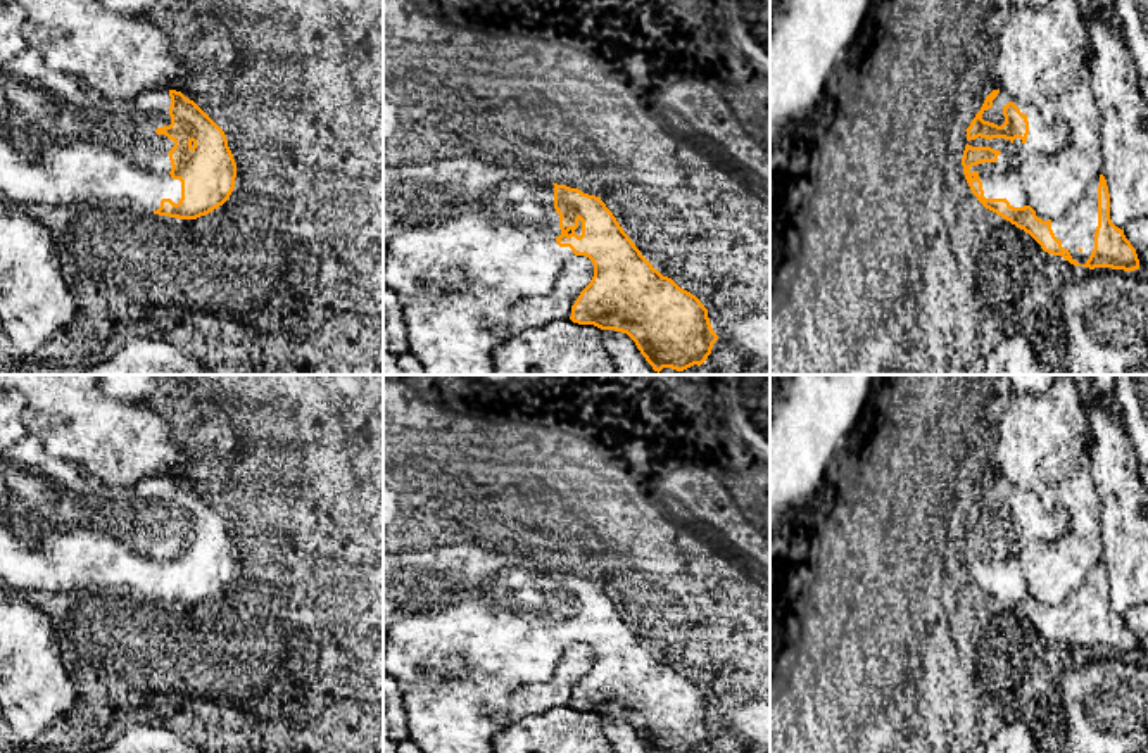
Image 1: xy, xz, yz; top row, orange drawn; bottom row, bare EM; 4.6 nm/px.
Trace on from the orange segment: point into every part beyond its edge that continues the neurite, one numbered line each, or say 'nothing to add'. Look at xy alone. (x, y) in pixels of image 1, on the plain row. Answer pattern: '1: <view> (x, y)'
1: xy (63, 531)

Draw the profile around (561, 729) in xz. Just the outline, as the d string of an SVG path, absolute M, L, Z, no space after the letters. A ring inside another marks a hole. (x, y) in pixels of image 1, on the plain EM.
M570 705L508 724L492 741L492 753L615 753L601 715Z

